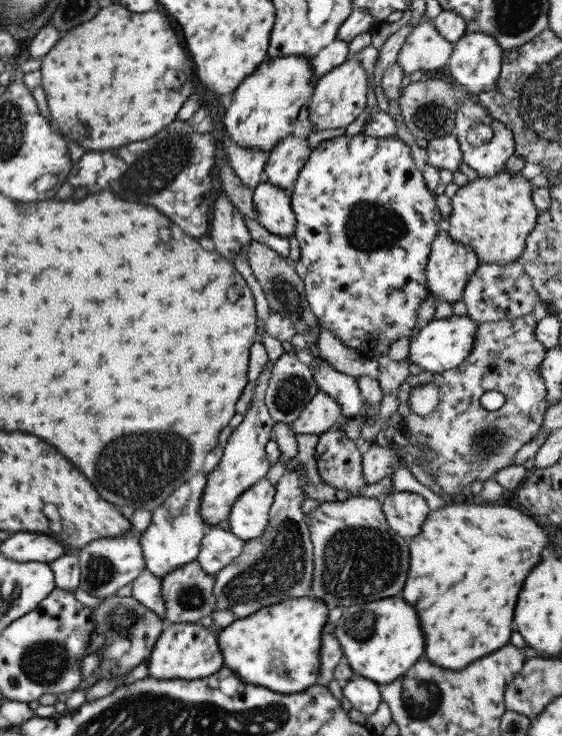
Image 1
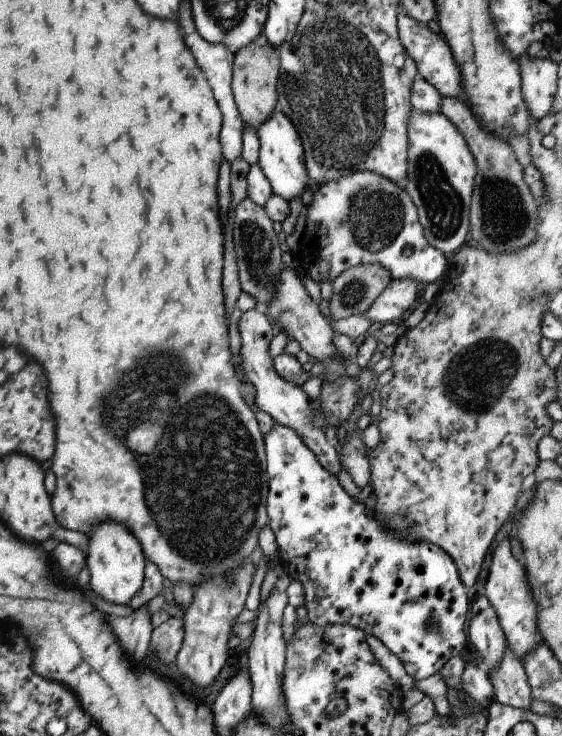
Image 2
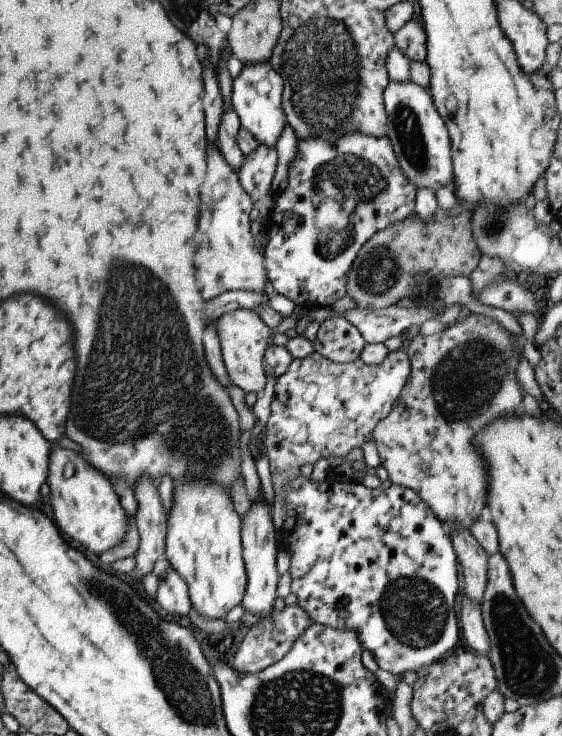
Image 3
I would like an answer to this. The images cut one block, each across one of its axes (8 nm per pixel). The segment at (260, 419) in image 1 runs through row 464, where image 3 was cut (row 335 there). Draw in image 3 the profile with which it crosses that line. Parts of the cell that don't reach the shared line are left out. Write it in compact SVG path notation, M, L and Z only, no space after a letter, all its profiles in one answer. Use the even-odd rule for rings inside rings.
M235 309L222 314L214 322L214 329L218 336L224 369L232 384L245 393L253 392L259 395L265 384L265 373L261 362L273 329L267 327L257 313L249 309Z

